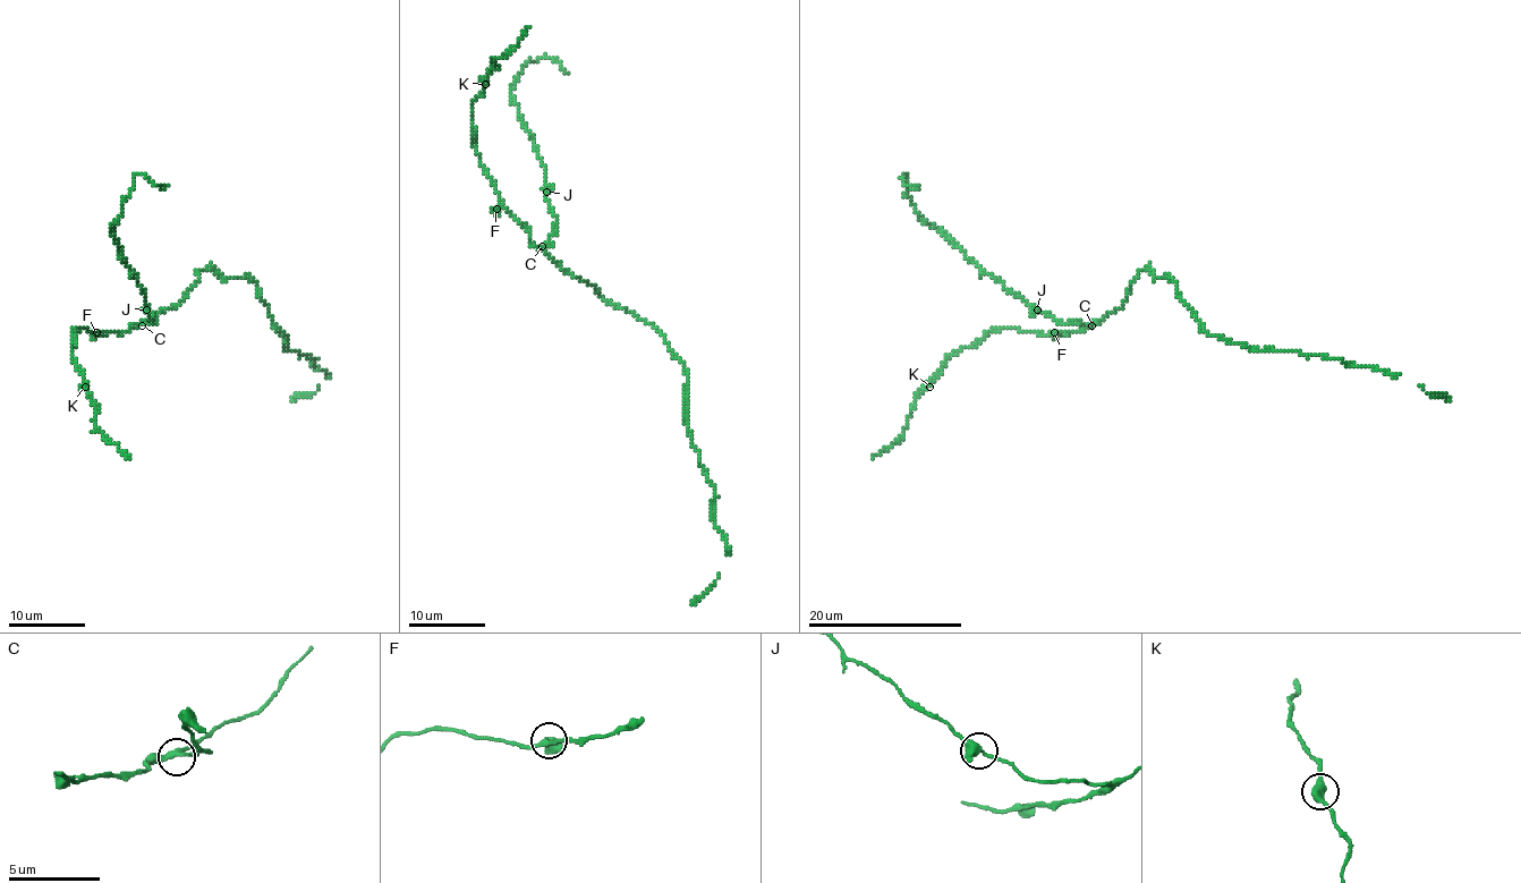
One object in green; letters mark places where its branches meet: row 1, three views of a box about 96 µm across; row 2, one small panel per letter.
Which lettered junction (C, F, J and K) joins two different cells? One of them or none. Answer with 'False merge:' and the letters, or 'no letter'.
False merge: no letter

